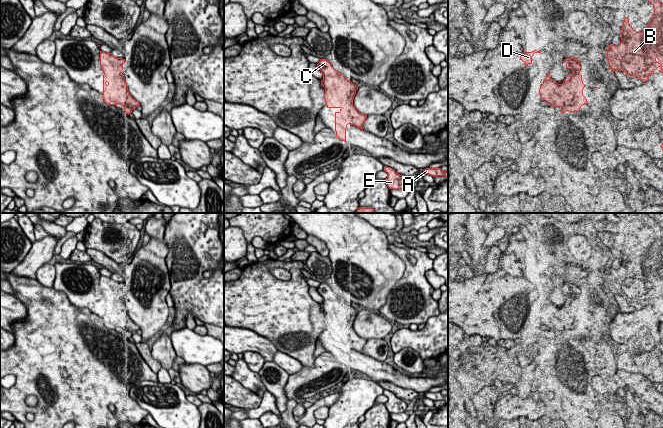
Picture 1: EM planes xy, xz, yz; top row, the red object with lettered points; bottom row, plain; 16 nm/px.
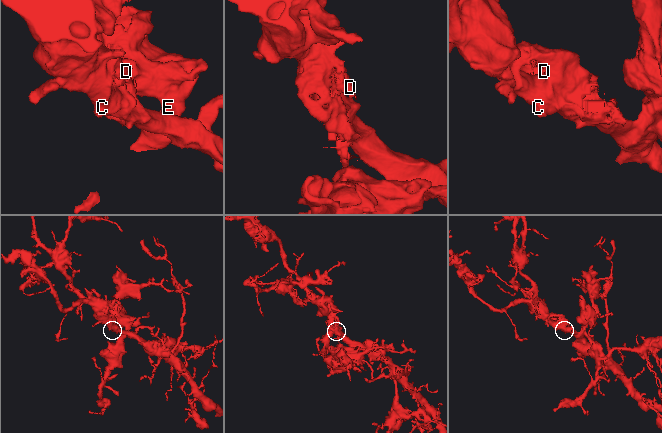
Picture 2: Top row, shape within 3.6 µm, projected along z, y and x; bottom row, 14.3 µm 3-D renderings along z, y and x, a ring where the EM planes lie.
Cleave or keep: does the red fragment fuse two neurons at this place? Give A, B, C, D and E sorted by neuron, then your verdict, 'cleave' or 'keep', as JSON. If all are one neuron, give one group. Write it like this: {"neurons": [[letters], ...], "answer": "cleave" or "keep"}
{"neurons": [["A", "B", "C", "D", "E"]], "answer": "keep"}

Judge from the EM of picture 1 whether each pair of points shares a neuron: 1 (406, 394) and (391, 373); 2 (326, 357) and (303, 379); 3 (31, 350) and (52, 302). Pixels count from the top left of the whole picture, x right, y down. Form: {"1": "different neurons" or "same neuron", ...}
{"1": "different neurons", "2": "same neuron", "3": "same neuron"}

